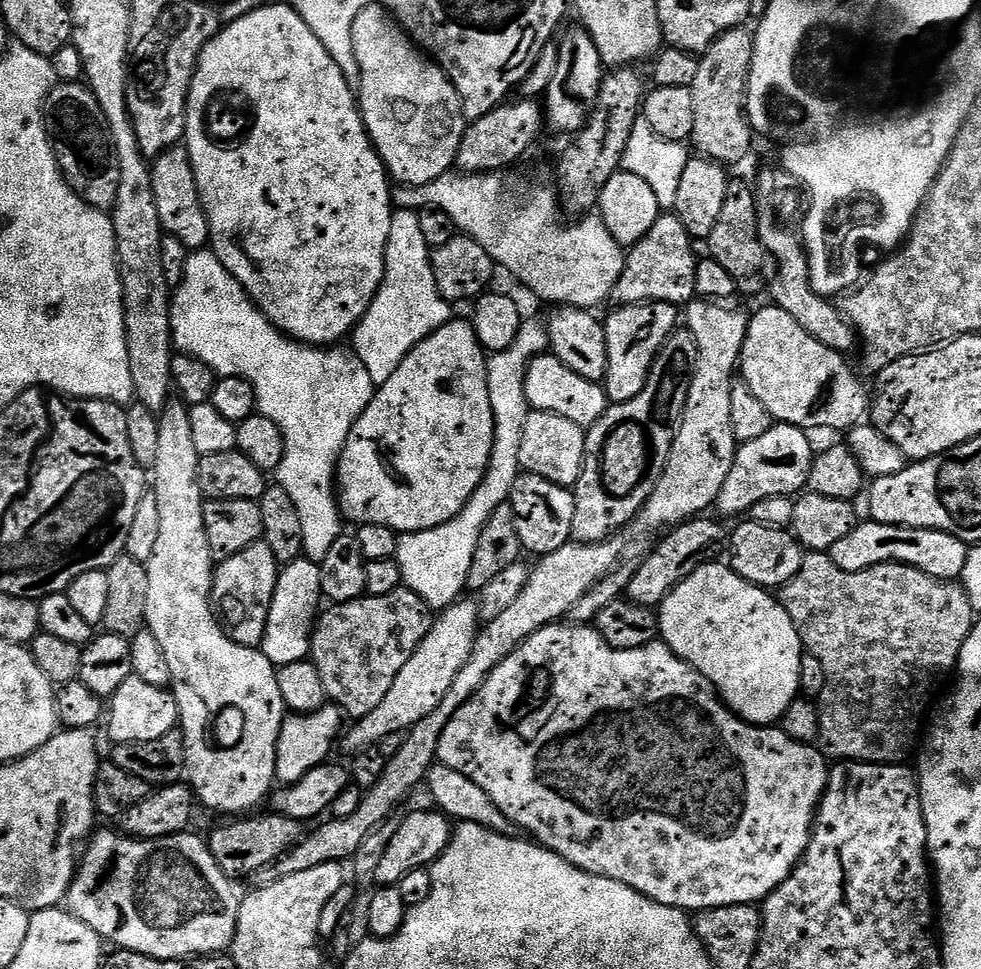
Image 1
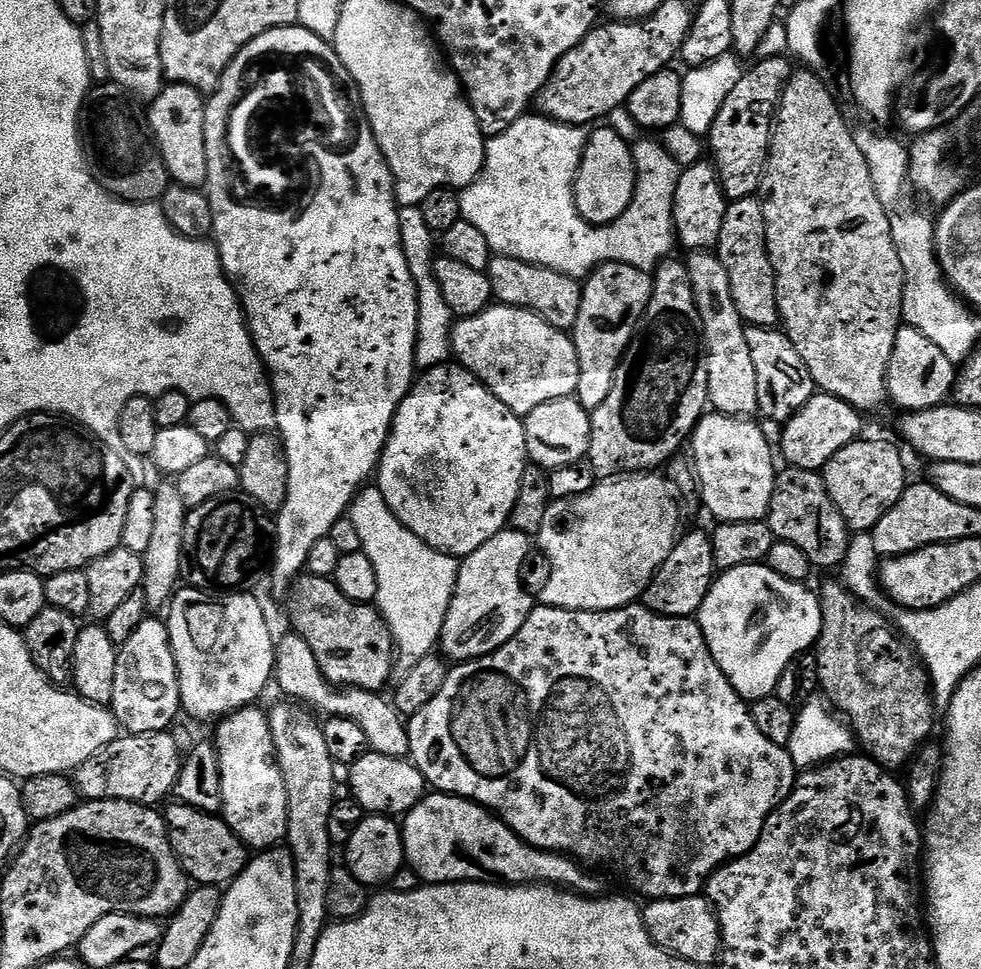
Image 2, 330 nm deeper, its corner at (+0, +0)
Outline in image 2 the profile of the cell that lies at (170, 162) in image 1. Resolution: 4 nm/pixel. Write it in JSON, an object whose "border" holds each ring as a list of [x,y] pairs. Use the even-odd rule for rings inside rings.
{"border":[[[168,84],[150,108],[152,137],[160,145],[169,177],[187,188],[203,189],[208,183],[208,106],[202,94],[185,84]]]}

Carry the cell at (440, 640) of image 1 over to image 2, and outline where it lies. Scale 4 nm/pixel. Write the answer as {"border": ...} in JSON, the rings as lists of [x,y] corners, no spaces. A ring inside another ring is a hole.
{"border":[[[509,526],[490,538],[490,542],[478,546],[474,554],[460,560],[454,598],[450,602],[450,610],[446,610],[446,622],[438,645],[439,651],[449,661],[480,660],[510,642],[510,638],[522,630],[522,622],[526,622],[534,607],[534,600],[528,597],[520,581],[532,548],[534,552],[530,537]]]}

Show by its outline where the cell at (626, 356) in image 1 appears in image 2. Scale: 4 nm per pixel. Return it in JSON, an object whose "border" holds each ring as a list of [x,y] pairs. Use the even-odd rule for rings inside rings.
{"border":[[[604,264],[595,268],[583,281],[580,289],[582,306],[578,310],[578,322],[570,333],[578,350],[578,390],[575,399],[589,413],[598,410],[602,402],[610,395],[610,386],[614,386],[614,374],[624,357],[624,351],[632,345],[632,338],[638,331],[640,319],[644,317],[646,306],[652,297],[652,276],[629,264]]]}

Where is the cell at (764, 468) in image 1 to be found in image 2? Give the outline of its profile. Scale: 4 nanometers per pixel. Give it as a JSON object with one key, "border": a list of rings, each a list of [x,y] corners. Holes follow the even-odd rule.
{"border":[[[813,394],[810,402],[806,402],[806,406],[802,410],[798,410],[798,414],[791,416],[787,424],[783,425],[781,432],[784,433],[780,436],[780,448],[778,444],[779,455],[781,452],[788,459],[787,463],[793,468],[820,472],[830,462],[830,458],[834,458],[834,454],[838,454],[838,450],[842,450],[848,444],[853,444],[855,440],[861,439],[860,420],[862,420],[861,413],[846,402],[827,394]]]}

